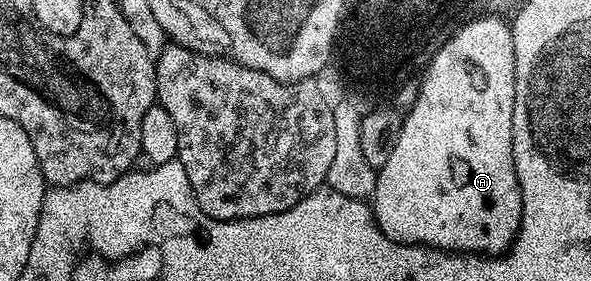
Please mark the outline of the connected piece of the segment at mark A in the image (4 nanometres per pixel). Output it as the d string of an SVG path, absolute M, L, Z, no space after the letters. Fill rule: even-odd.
M477 24L458 37L451 46L444 49L435 67L429 73L429 83L424 90L415 91L416 107L404 114L404 123L400 129L398 145L394 147L394 156L386 160L383 170L376 175L376 193L374 195L374 213L380 231L396 242L406 242L417 246L434 244L437 250L459 252L461 254L483 254L493 252L501 255L512 245L516 233L520 231L522 220L522 196L520 185L514 176L512 164L512 95L514 93L514 63L512 60L511 29L494 24Z

